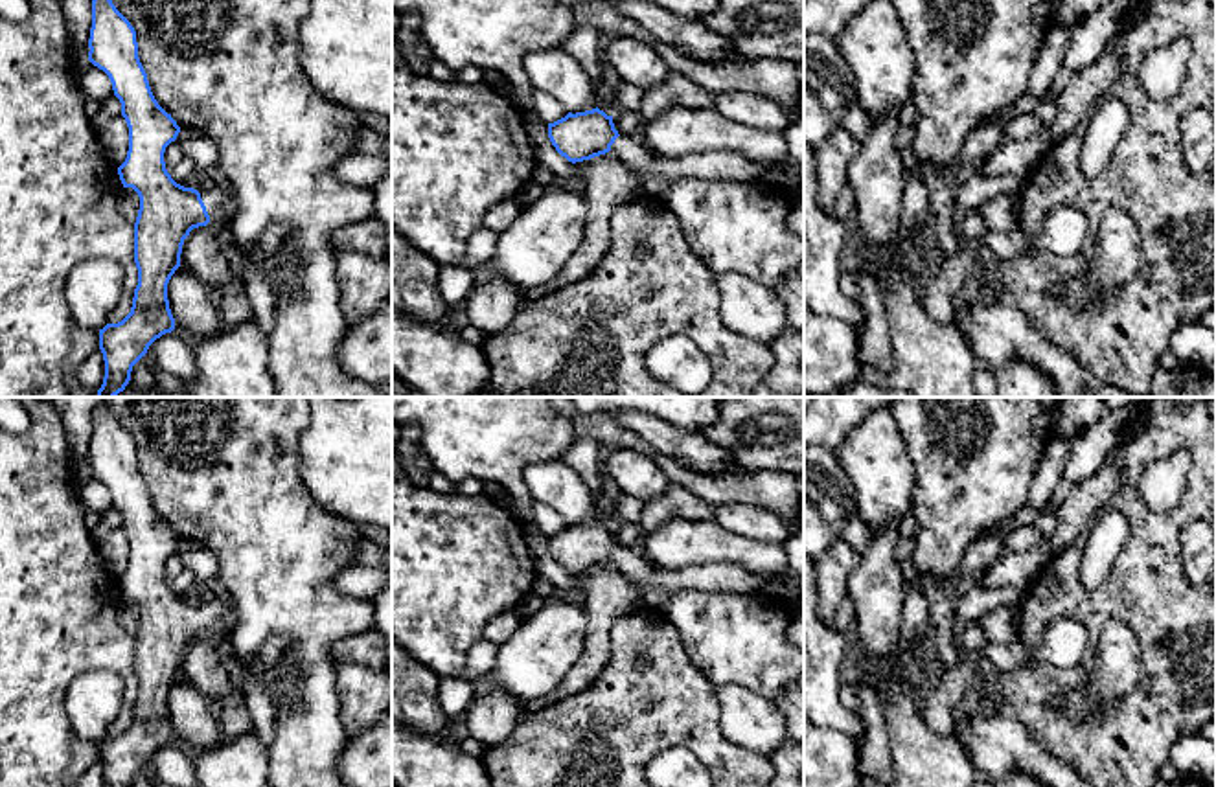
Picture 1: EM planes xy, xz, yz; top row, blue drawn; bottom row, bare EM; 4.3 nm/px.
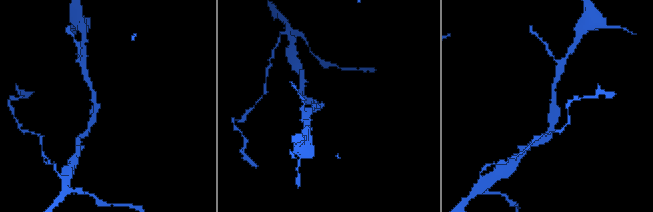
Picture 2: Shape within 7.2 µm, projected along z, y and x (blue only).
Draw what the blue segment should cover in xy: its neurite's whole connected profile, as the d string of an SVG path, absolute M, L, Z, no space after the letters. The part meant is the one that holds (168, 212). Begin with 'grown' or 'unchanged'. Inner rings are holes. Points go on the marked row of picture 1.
grown; M92 0L88 48L88 61L109 75L129 127L129 151L118 167L120 180L140 197L134 222L138 285L132 307L121 322L99 329L105 377L98 397L116 397L149 346L175 329L167 283L180 267L184 239L193 228L228 211L232 200L221 178L197 191L177 184L167 173L164 153L180 127L155 99L138 57L136 31L112 0Z

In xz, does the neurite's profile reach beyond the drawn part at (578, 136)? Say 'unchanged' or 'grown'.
grown

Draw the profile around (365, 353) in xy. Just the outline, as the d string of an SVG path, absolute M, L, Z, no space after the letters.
M392 302L348 324L338 344L338 364L350 377L375 388L392 382Z

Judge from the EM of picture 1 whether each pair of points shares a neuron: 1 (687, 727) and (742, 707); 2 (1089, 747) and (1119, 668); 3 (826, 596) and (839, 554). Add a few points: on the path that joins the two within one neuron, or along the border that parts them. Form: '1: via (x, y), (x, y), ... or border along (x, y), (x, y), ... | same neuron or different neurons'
1: border along (714, 688), (720, 730), (744, 751) | different neurons
2: border along (1135, 684), (1106, 712), (1069, 718), (1060, 710) | different neurons
3: via (832, 585), (834, 565) | same neuron

